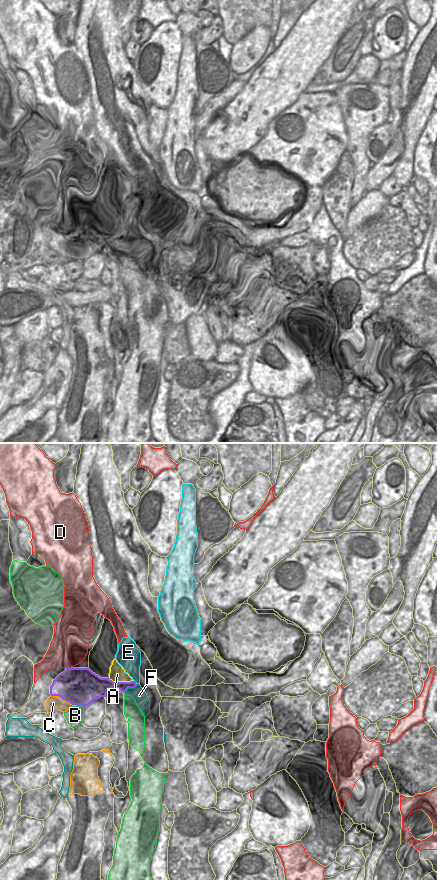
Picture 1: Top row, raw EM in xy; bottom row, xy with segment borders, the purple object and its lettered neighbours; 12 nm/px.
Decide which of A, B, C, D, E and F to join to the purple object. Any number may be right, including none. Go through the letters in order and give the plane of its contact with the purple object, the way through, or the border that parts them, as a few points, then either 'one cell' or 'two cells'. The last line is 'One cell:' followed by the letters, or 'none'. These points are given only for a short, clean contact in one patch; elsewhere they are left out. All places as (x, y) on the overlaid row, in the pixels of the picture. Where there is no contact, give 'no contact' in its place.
A: meets purple in xy; border along xy (108, 677), (113, 681), (133, 681); two cells
B: meets purple in xy; two cells
C: meets purple in xy; two cells
D: meets purple in xy; two cells
E: meets purple in xy; border along xy (134, 680), (136, 684); two cells
F: meets purple in xy; border along xy (137, 684), (134, 687), (128, 688), (125, 693); two cells
One cell: none

